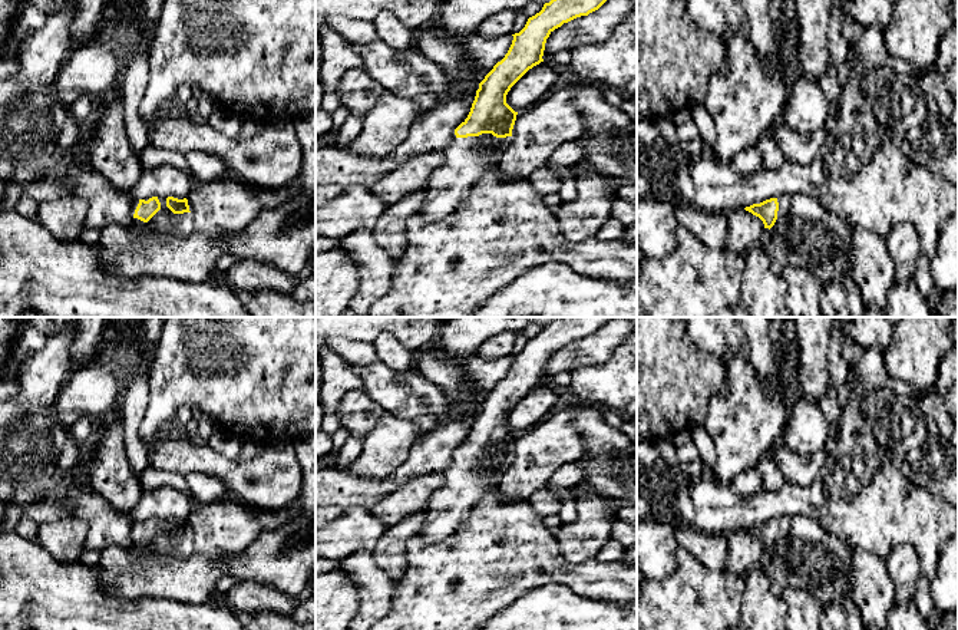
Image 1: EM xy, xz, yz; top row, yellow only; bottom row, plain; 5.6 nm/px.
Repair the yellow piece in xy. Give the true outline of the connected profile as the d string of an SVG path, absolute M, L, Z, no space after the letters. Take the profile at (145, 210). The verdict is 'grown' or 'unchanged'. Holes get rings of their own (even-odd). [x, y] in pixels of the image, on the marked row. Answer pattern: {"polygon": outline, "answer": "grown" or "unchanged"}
{"polygon": "M152 197L133 199L131 212L136 232L149 232L163 243L185 237L194 231L194 215L189 211L186 198Z", "answer": "grown"}

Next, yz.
{"polygon": "M803 194L770 198L744 210L784 240L790 265L809 270L822 286L836 280L842 273L850 274L849 220L827 211Z", "answer": "grown"}

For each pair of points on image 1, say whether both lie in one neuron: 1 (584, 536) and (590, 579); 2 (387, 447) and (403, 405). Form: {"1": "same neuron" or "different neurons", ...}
{"1": "different neurons", "2": "different neurons"}

